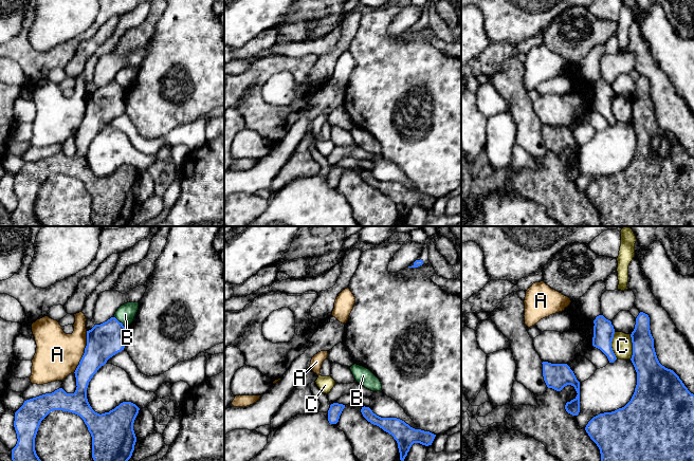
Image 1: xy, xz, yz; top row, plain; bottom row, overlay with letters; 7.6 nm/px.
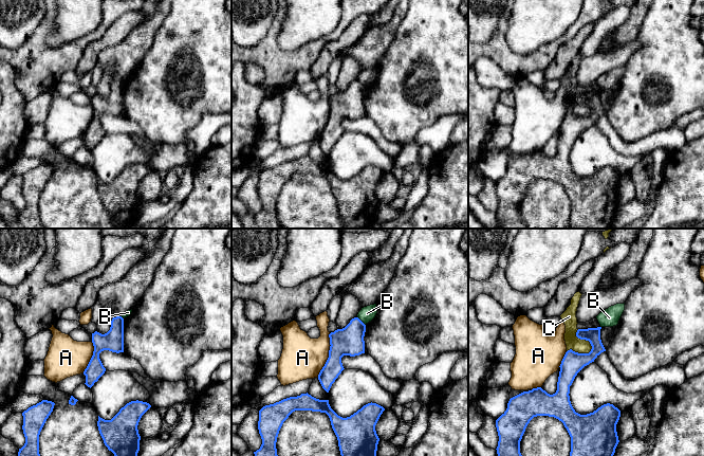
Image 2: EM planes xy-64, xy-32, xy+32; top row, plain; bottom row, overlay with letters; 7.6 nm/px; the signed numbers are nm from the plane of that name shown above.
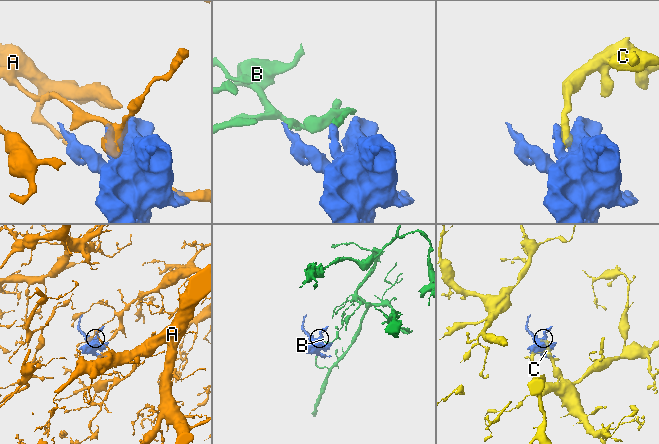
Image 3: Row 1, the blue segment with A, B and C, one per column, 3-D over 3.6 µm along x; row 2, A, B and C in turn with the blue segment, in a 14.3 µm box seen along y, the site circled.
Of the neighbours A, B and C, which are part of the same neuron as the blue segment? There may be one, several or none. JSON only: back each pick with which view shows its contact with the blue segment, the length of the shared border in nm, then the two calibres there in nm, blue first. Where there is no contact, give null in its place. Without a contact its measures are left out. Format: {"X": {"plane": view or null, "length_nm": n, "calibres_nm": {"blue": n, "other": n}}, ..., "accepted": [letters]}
{"accepted": []}

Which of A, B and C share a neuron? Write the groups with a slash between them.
A / B / C

